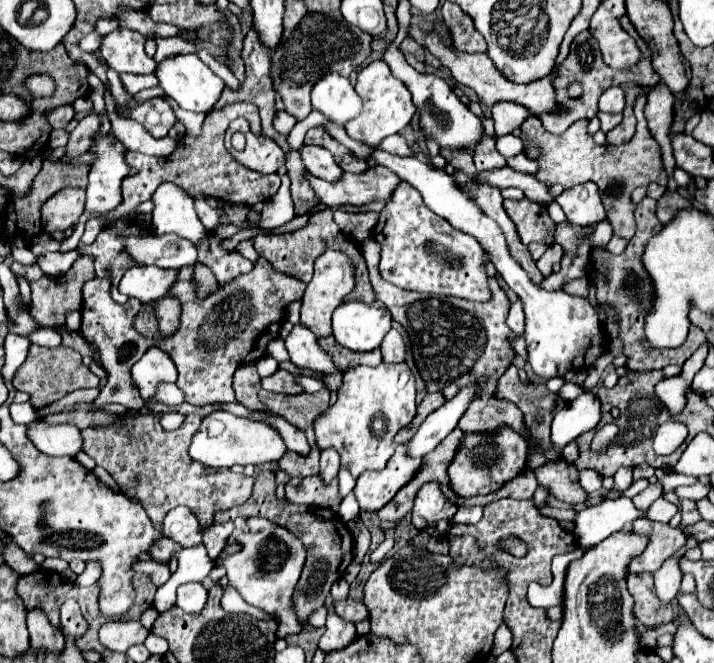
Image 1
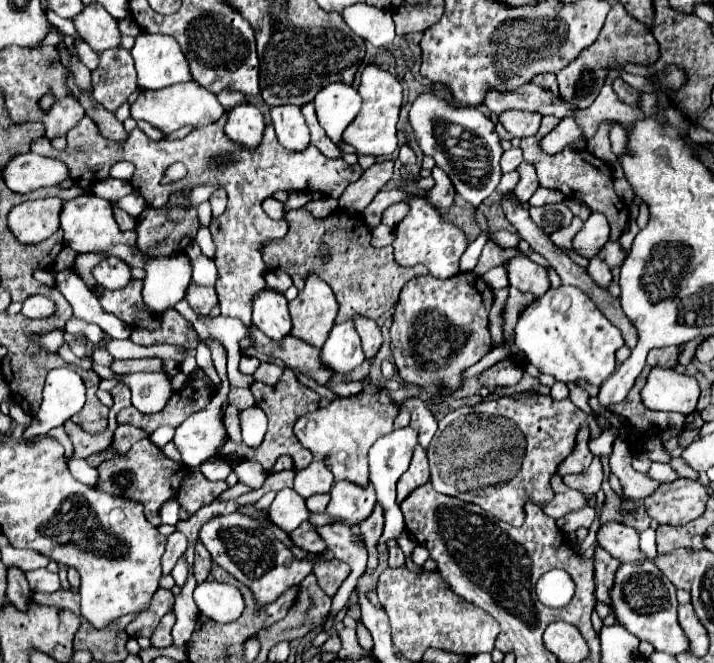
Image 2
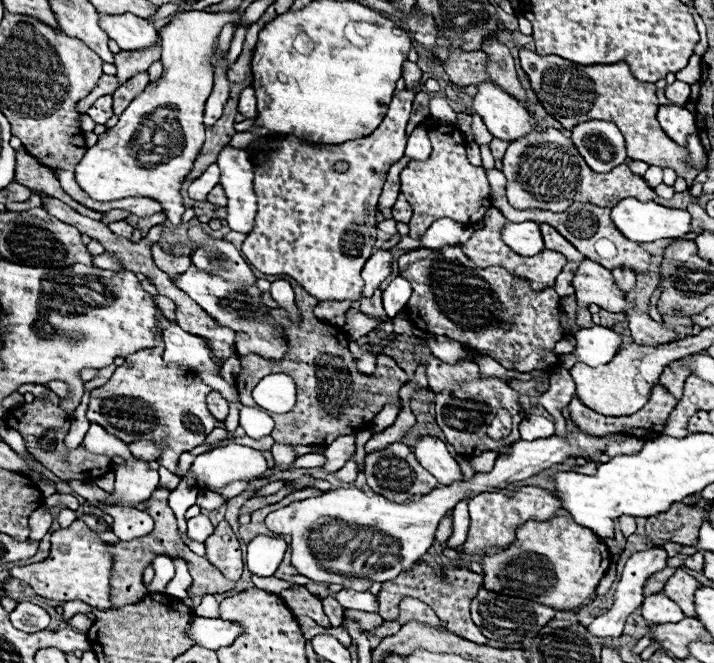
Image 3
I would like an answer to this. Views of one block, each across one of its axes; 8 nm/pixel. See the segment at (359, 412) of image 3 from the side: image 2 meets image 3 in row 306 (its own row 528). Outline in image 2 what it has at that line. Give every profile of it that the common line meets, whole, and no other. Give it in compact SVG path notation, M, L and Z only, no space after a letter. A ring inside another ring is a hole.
M304 522L300 528L290 532L290 540L306 552L324 552L326 550L324 540L318 536L318 532L314 530L314 526L310 522Z

